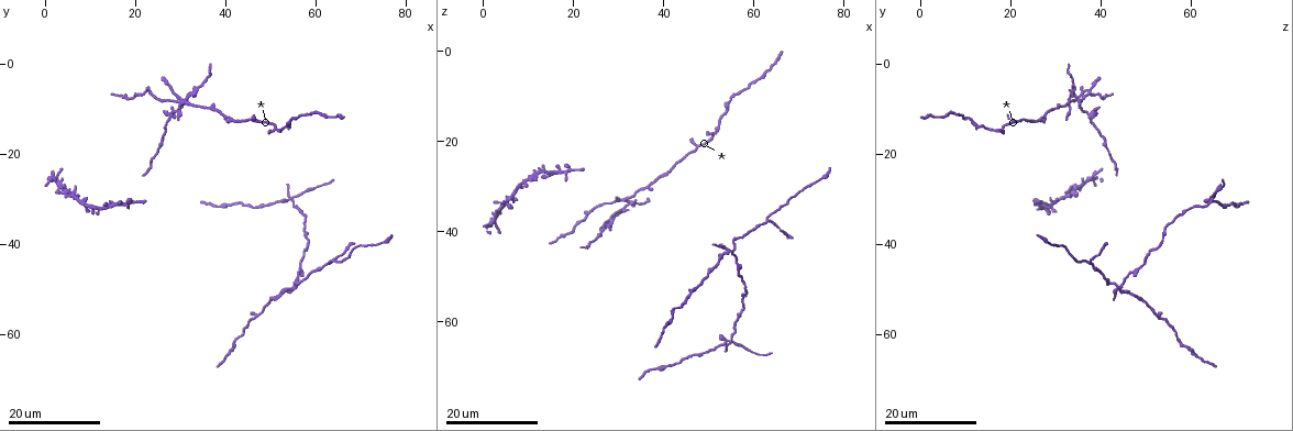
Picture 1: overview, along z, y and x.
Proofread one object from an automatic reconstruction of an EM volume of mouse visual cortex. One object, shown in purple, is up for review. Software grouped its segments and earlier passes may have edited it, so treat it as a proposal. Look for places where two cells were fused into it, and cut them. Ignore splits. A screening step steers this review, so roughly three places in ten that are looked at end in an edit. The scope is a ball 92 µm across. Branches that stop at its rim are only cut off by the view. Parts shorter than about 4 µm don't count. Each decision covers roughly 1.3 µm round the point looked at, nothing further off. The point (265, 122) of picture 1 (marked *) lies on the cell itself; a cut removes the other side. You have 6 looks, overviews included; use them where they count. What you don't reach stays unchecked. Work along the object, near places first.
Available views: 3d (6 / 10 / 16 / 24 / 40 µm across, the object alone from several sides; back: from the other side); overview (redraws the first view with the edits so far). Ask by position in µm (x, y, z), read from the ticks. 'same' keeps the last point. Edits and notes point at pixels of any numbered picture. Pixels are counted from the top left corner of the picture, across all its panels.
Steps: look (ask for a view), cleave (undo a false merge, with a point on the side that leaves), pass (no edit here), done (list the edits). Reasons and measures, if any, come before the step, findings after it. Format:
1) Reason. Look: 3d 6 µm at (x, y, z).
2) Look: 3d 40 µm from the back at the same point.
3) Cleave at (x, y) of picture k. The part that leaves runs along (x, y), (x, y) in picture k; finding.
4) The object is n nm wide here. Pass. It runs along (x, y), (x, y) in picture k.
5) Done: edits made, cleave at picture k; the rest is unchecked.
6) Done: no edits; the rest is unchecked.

Three-way junction. Look: 3d 24 µm at (63.0, 44.0, 38.0).

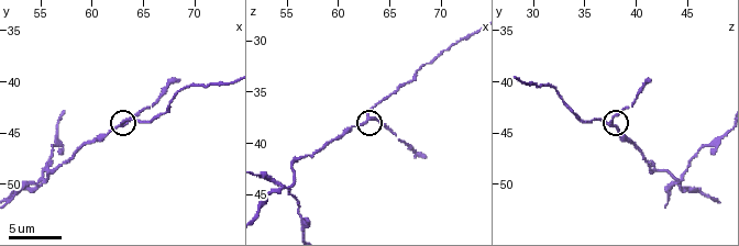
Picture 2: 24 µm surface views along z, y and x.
Look: 3d 6 µm at (63.0, 44.0, 37.4).

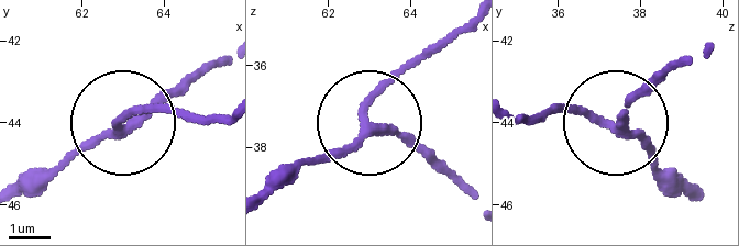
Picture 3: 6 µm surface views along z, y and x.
3 arms meet here. Pass. It runs along (274, 194), (378, 122), (438, 170) in picture 3; all the same cell.

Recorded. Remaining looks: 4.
Look: 3d 10 µm at (55.2, 49.6, 44.0).

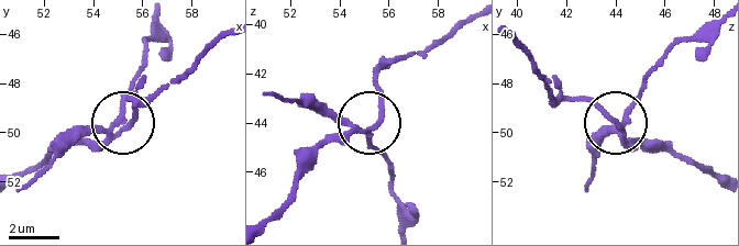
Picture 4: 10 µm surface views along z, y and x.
The object is 210 nm wide here. Cleave at (370, 144) of picture 4. The part that leaves runs along (359, 130), (386, 161), (397, 224) in picture 4; a second cell is stuck on.

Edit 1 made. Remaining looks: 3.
See it whole again. Look: overview.

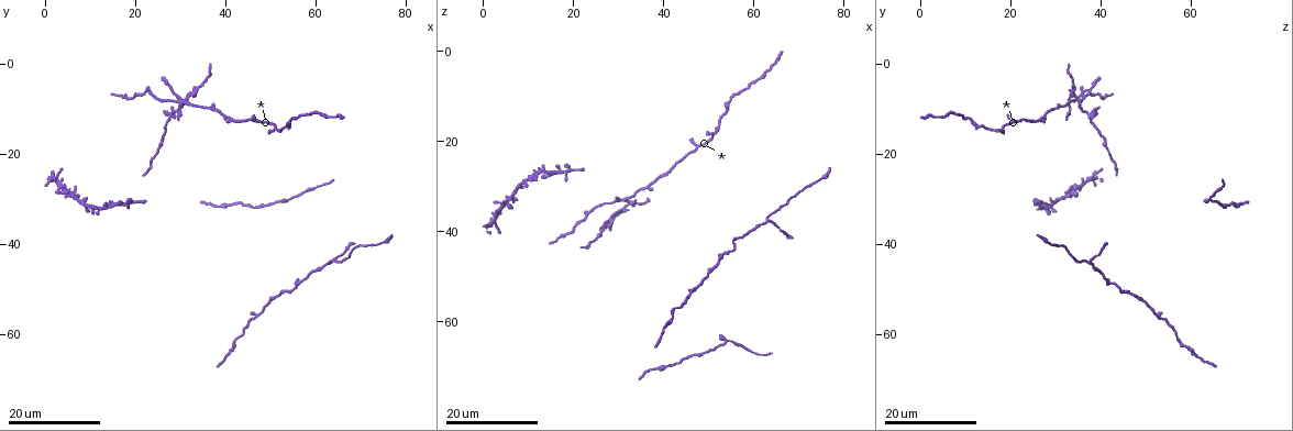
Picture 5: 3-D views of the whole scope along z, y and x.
Looks like a crossing. Look: 3d 16 µm at (18.0, 31.0, 27.0).

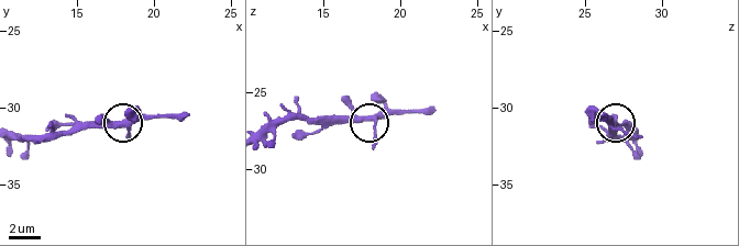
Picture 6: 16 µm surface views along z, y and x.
Look: 3d 10 µm at (18.0, 31.2, 26.6).

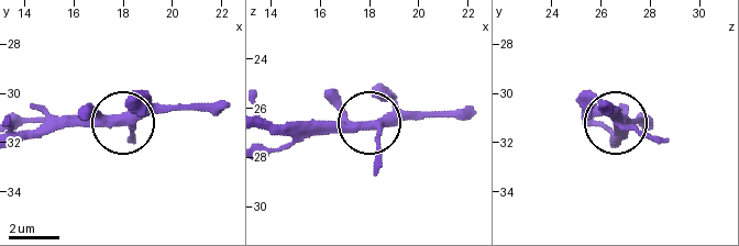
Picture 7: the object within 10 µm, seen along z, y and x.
Pass. Continuous, no second cell.

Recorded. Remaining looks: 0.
Done: edits made, cleave at picture 4; the rest is unchecked.

